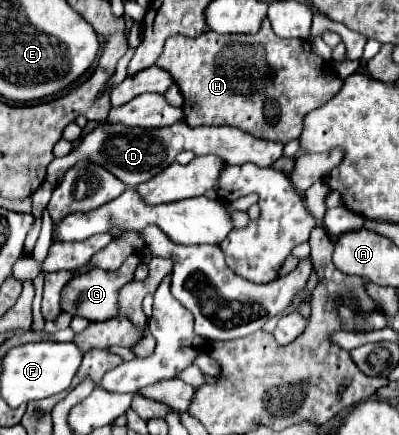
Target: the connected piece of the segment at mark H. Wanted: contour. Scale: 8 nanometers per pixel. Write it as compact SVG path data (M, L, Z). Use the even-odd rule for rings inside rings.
M263 19L263 25L255 35L219 35L207 31L195 39L179 35L169 37L157 65L167 69L181 89L183 115L191 127L233 125L253 137L279 141L283 145L301 135L303 119L309 111L325 105L343 87L343 79L335 73L331 63L313 53L309 41L277 37L267 19Z

